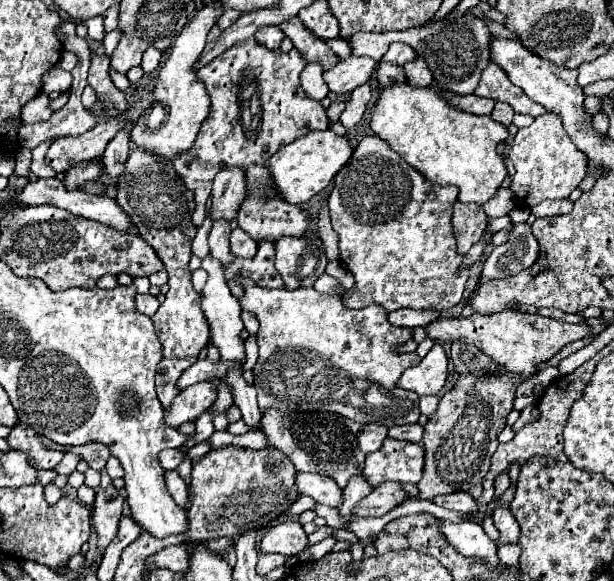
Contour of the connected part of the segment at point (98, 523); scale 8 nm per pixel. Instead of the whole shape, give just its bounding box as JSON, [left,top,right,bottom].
[92,470,124,554]

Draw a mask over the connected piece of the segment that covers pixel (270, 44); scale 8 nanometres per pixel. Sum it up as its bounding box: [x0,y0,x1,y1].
[254,28,284,50]

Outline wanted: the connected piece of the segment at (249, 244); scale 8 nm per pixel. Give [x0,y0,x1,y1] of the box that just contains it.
[230,228,258,258]

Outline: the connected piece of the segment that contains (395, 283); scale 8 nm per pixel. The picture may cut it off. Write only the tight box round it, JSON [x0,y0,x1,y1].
[328,136,468,312]

